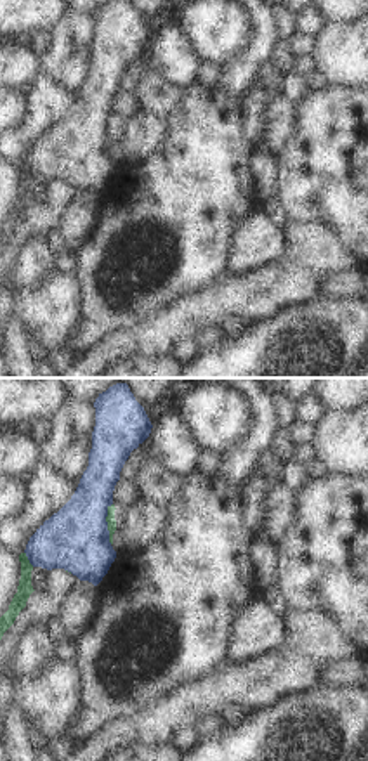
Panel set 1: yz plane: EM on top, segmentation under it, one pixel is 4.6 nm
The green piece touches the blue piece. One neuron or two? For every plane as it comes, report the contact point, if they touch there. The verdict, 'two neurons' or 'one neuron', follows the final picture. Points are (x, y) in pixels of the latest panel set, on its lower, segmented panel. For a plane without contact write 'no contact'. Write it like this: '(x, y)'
(108, 524)

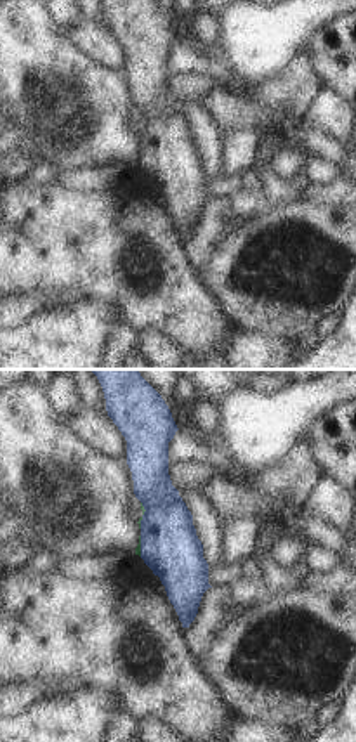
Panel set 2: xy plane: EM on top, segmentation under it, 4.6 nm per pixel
(143, 514)

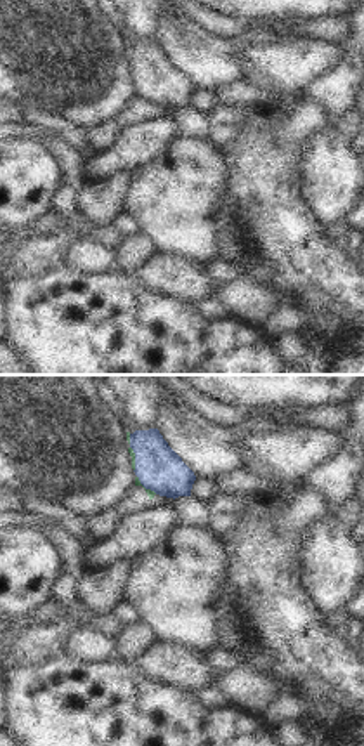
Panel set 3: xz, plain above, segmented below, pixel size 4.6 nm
(134, 458)

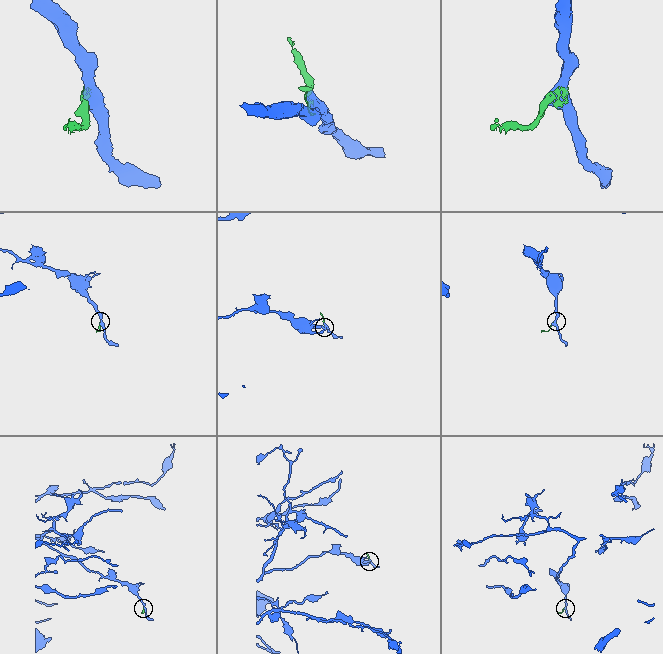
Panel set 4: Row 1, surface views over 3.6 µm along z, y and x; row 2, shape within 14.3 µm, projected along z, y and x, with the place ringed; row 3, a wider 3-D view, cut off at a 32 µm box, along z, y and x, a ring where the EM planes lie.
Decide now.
one neuron

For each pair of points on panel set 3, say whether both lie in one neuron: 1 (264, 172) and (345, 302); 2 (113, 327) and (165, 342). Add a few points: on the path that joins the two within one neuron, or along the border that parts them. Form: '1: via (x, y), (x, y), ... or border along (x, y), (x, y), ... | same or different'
1: via (266, 205), (266, 222), (312, 269) | same
2: via (125, 337), (130, 342), (153, 342) | same

